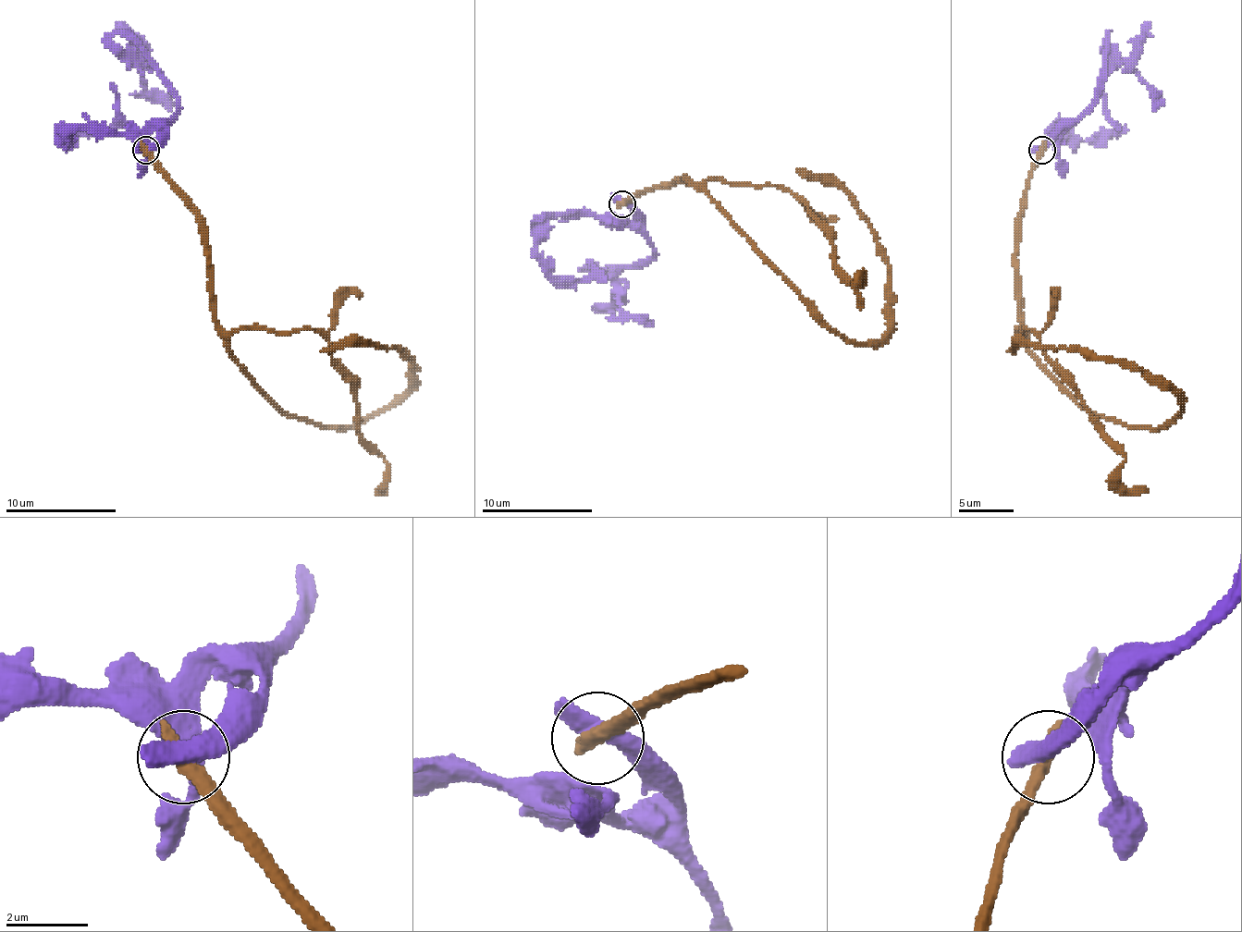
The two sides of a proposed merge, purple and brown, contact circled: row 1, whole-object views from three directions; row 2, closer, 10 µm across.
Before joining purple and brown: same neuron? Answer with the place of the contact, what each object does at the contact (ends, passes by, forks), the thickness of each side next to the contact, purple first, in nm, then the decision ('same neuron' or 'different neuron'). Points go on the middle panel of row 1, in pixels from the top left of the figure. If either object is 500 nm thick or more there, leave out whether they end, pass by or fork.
(621, 204) | 550/480 nm | different neuron

